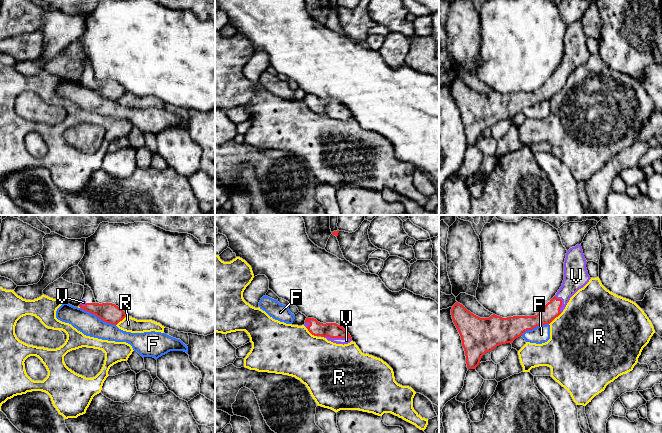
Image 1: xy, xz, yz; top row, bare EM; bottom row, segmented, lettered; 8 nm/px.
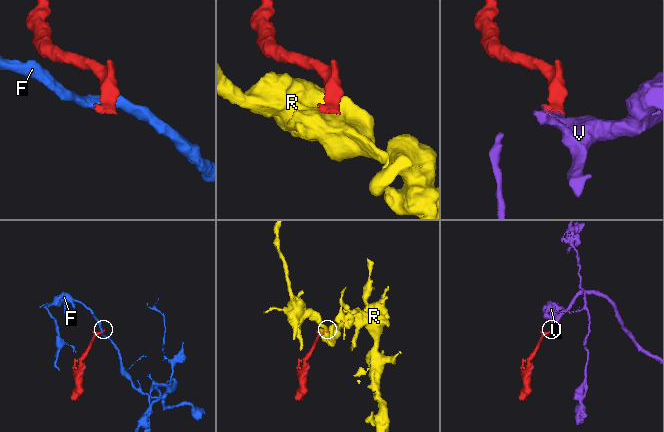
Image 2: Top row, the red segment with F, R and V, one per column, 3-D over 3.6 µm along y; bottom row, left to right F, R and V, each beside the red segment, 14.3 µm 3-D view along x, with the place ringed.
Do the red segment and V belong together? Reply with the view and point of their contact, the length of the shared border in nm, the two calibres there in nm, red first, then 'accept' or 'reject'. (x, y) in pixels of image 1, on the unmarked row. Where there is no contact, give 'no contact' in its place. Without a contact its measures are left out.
xz (338, 113) | 220 nm | 120/60 nm | accept

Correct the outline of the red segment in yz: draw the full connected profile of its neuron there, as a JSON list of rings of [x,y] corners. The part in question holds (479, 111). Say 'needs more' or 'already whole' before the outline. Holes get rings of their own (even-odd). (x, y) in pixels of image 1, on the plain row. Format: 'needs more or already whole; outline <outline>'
needs more; outline [[[576,21],[567,27],[564,38],[564,56],[562,62],[556,71],[535,92],[513,92],[502,94],[493,90],[489,94],[480,94],[468,87],[462,80],[456,78],[451,85],[451,91],[461,112],[468,146],[476,145],[485,129],[491,128],[499,121],[506,119],[512,120],[513,117],[522,112],[525,107],[532,106],[541,100],[550,100],[556,93],[558,93],[565,85],[570,74],[579,65],[583,64],[591,55],[588,51],[586,40],[587,37],[584,33],[581,21]]]

